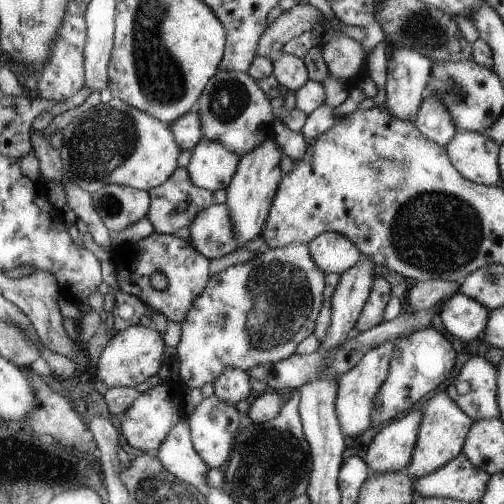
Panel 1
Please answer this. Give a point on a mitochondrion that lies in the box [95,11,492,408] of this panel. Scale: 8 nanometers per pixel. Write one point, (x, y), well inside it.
(436, 232)

